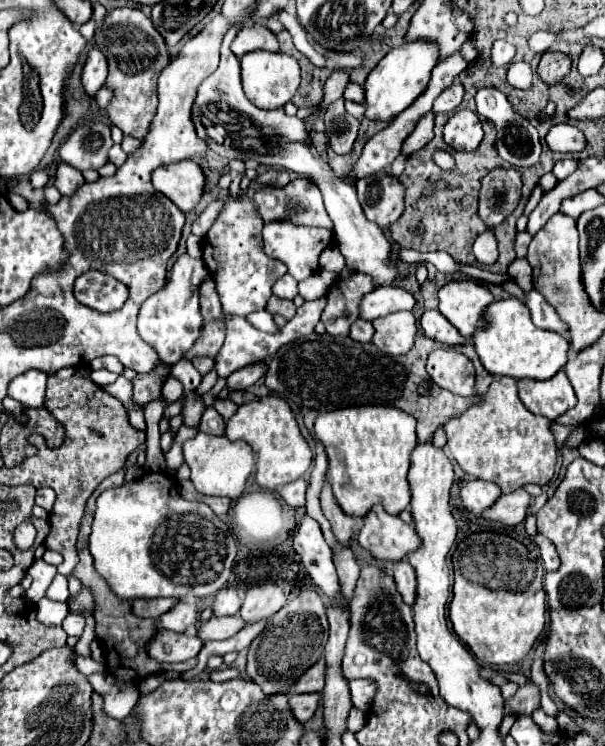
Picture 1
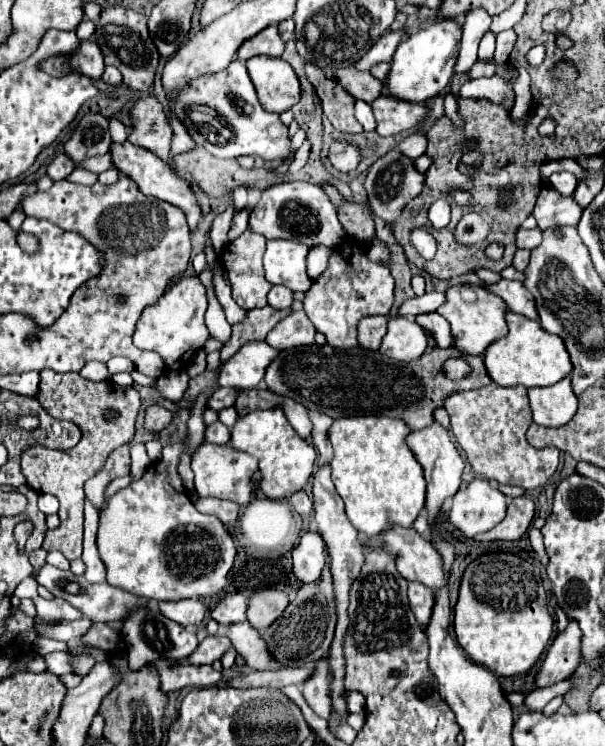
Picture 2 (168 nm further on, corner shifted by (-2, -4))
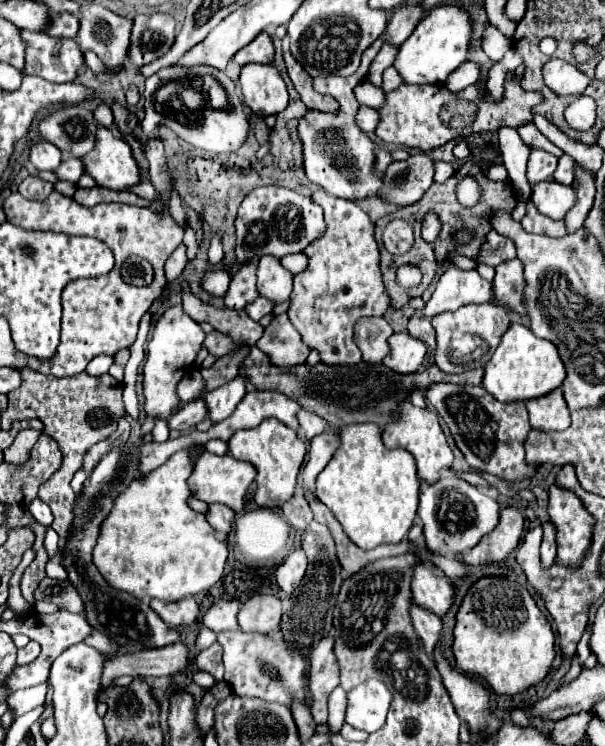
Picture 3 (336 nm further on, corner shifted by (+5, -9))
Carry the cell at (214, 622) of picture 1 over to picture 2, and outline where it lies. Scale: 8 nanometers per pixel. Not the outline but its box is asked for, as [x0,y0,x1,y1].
[227,621,281,671]

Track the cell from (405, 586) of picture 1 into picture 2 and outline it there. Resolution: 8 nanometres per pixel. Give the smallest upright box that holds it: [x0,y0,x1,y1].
[409,583,435,629]

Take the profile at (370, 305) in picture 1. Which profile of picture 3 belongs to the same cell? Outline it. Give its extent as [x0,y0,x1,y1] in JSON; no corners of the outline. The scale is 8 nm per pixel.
[418,268,494,318]

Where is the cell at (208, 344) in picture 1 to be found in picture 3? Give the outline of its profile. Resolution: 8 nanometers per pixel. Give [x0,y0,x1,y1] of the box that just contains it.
[224,258,260,308]

